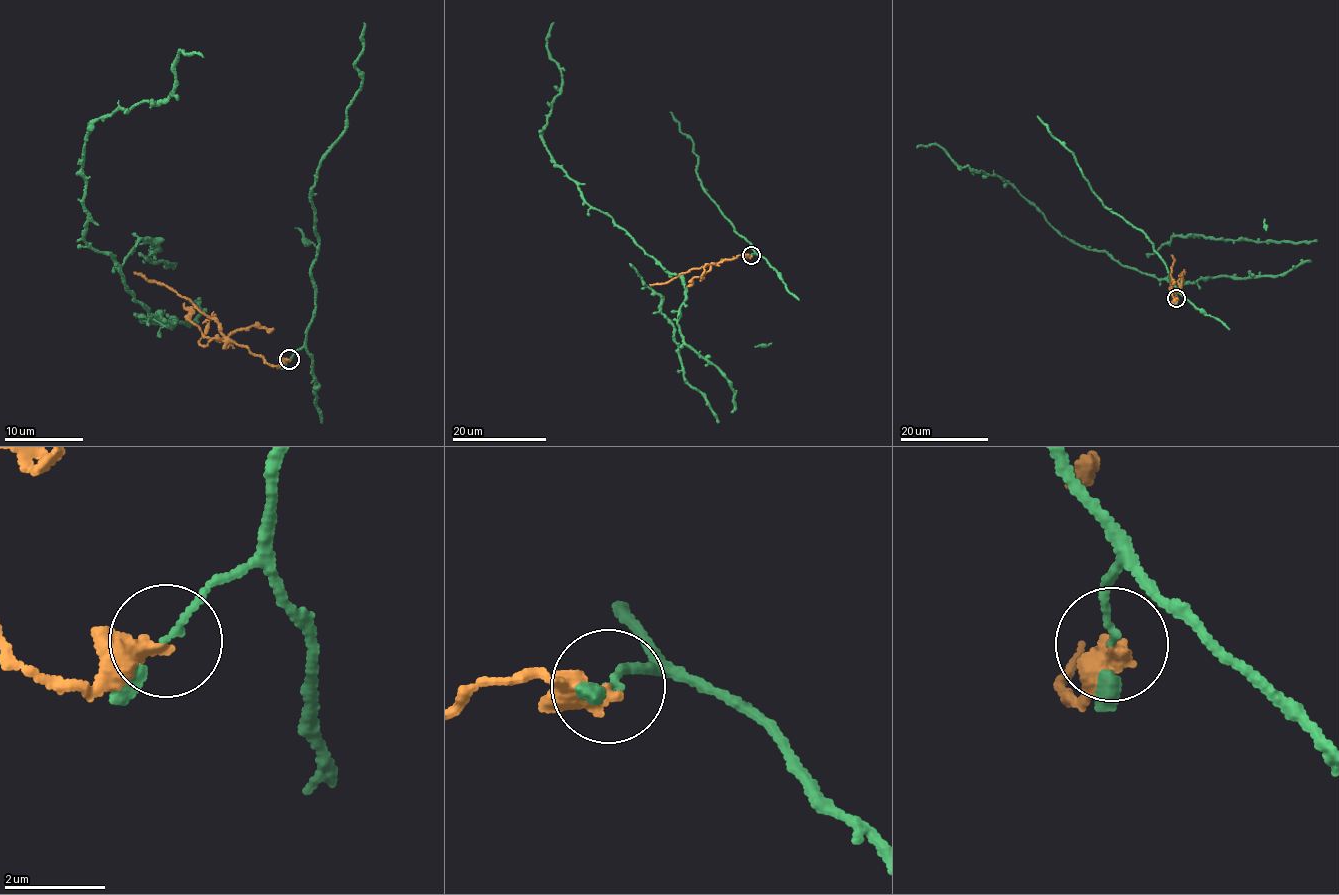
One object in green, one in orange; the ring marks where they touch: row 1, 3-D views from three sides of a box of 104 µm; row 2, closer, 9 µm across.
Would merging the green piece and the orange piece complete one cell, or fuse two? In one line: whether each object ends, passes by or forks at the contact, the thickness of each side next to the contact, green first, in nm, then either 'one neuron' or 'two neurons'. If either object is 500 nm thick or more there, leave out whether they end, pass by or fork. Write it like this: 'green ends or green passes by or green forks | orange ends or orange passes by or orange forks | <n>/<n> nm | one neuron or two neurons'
green passes by | orange ends | 130/340 nm | two neurons

